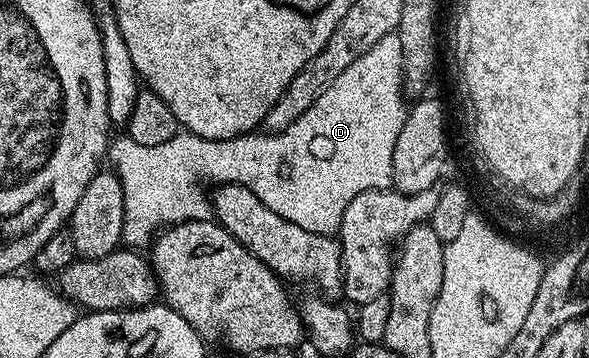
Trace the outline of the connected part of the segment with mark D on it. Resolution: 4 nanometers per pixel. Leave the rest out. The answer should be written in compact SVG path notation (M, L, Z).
M394 33L383 37L361 57L351 61L351 65L347 65L347 69L343 69L343 73L339 73L339 77L335 77L335 81L310 105L307 113L282 131L266 135L238 135L236 139L204 139L198 135L178 133L163 145L139 145L128 137L114 138L109 144L107 159L113 162L112 170L123 185L125 220L122 244L129 249L141 249L145 242L146 246L158 234L159 229L175 223L209 219L211 199L207 191L205 195L205 187L201 184L204 179L210 179L213 185L242 183L255 193L255 197L259 197L259 201L263 201L263 205L267 205L267 209L299 225L299 229L333 235L341 225L341 216L335 212L352 196L393 187L395 141L407 114L404 86L403 49Z

